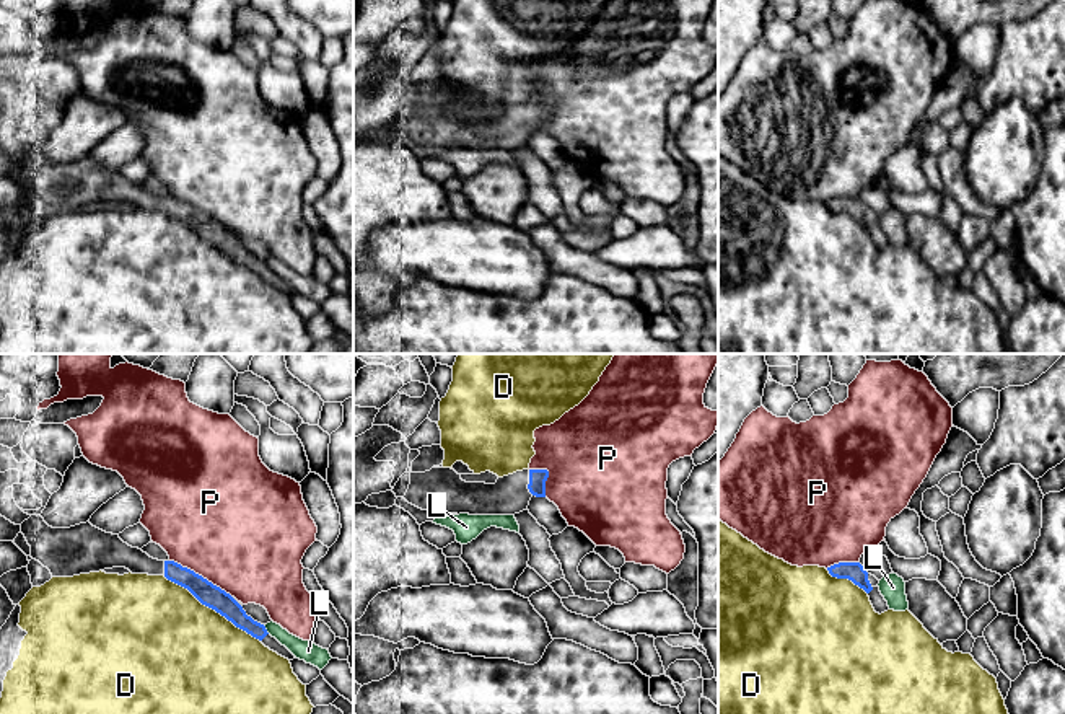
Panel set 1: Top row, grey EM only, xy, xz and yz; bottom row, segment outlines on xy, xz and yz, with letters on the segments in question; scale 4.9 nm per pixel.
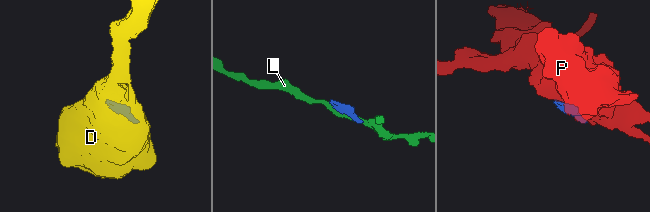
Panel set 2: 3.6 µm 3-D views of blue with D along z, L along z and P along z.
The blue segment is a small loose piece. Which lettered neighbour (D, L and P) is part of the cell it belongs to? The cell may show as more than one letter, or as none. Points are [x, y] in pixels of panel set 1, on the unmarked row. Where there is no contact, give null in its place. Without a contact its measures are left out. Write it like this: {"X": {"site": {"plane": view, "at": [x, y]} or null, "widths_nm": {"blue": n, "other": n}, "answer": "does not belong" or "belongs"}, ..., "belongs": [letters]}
{"D": {"site": {"plane": "xy", "at": [212, 243]}, "widths_nm": {"blue": 120, "other": 500}, "answer": "does not belong"}, "L": {"site": {"plane": "xy", "at": [266, 264]}, "widths_nm": {"blue": 110, "other": 100}, "answer": "does not belong"}, "P": {"site": {"plane": "xy", "at": [201, 211]}, "widths_nm": {"blue": 120, "other": 500}, "answer": "does not belong"}, "belongs": []}

